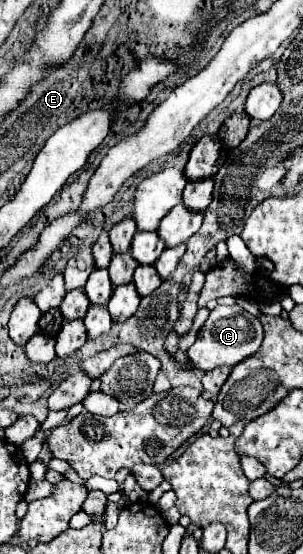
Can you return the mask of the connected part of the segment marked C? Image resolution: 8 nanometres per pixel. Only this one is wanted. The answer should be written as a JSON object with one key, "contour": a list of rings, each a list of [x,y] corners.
{"contour":[[[239,304],[217,306],[215,310],[211,310],[207,322],[203,324],[203,328],[197,334],[195,344],[187,350],[187,356],[189,356],[189,362],[193,364],[193,368],[209,372],[223,364],[233,364],[233,366],[239,364],[247,356],[255,354],[259,350],[261,342],[263,342],[263,328],[261,328],[261,322],[257,320],[257,316],[245,312]]]}

